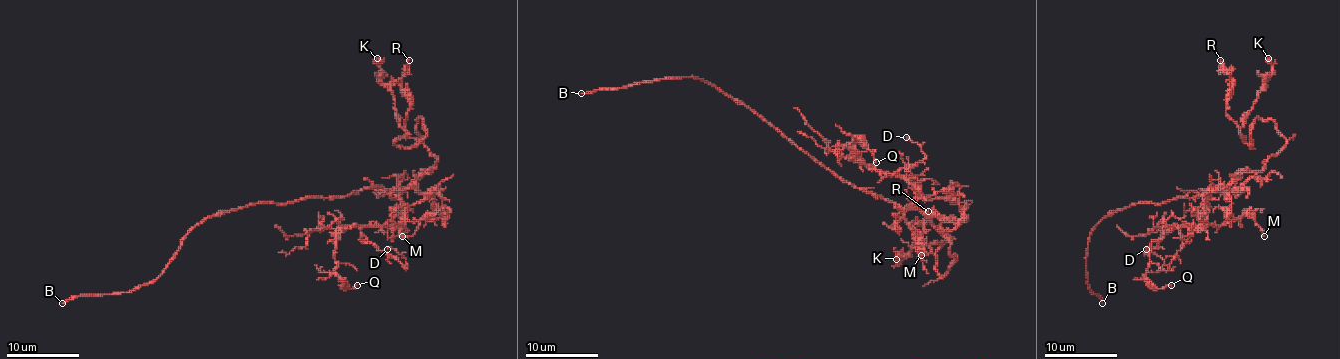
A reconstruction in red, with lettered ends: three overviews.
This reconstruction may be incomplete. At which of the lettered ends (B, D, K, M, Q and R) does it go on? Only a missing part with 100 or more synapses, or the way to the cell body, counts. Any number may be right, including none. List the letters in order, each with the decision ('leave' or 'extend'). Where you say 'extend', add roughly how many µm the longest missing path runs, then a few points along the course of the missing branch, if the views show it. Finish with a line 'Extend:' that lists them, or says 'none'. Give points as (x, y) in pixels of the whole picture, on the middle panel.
B: extend; about 10 µm are missing; missing branch runs (581, 93), (527, 110)
D: leave
K: leave
M: leave
Q: leave
R: leave
Extend: B

